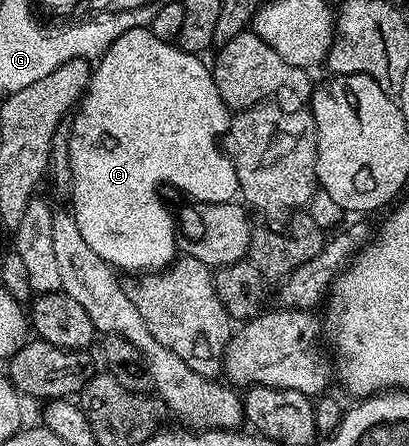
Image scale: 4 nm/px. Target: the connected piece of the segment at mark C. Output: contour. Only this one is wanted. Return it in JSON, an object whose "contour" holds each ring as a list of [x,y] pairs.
{"contour":[[[141,27],[126,31],[122,35],[111,38],[109,45],[112,46],[109,49],[107,46],[99,60],[95,62],[92,77],[88,80],[88,88],[84,96],[80,98],[78,108],[70,121],[72,126],[72,134],[68,144],[68,158],[72,172],[72,188],[70,190],[72,206],[70,206],[70,212],[76,218],[76,226],[82,239],[86,239],[86,243],[90,243],[90,251],[94,251],[94,255],[101,257],[107,265],[111,265],[117,271],[133,269],[131,272],[136,275],[155,273],[168,268],[178,253],[178,241],[176,245],[176,237],[172,234],[172,217],[168,214],[167,207],[162,202],[156,201],[156,185],[173,185],[178,192],[185,193],[186,196],[193,197],[196,203],[205,205],[230,201],[237,196],[236,169],[233,167],[231,159],[225,157],[222,152],[222,138],[228,129],[230,110],[214,83],[211,68],[207,64],[203,65],[200,62],[203,60],[197,54],[182,51],[179,45],[171,41],[158,39],[152,34],[151,28]]]}

